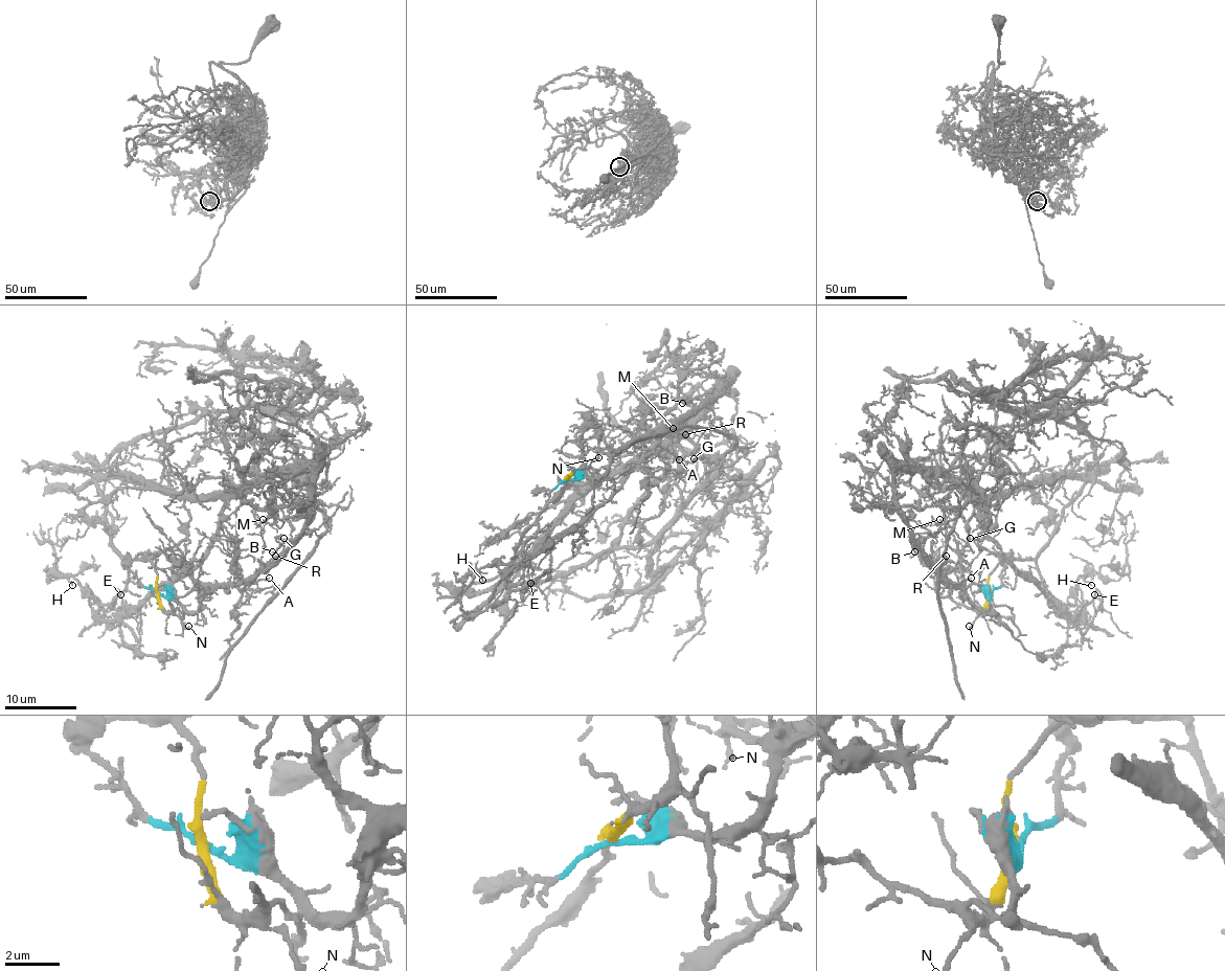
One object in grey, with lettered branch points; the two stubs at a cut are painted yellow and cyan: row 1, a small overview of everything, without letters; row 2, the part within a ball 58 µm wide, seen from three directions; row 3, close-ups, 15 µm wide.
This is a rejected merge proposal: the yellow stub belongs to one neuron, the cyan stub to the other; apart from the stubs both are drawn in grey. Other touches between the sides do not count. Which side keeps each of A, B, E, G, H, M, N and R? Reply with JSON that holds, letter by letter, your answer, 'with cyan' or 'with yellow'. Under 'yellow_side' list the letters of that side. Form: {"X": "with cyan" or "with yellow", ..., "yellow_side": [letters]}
{"A": "with cyan", "B": "with cyan", "E": "with yellow", "G": "with cyan", "H": "with yellow", "M": "with cyan", "N": "with yellow", "R": "with cyan", "yellow_side": ["E", "H", "N"]}

